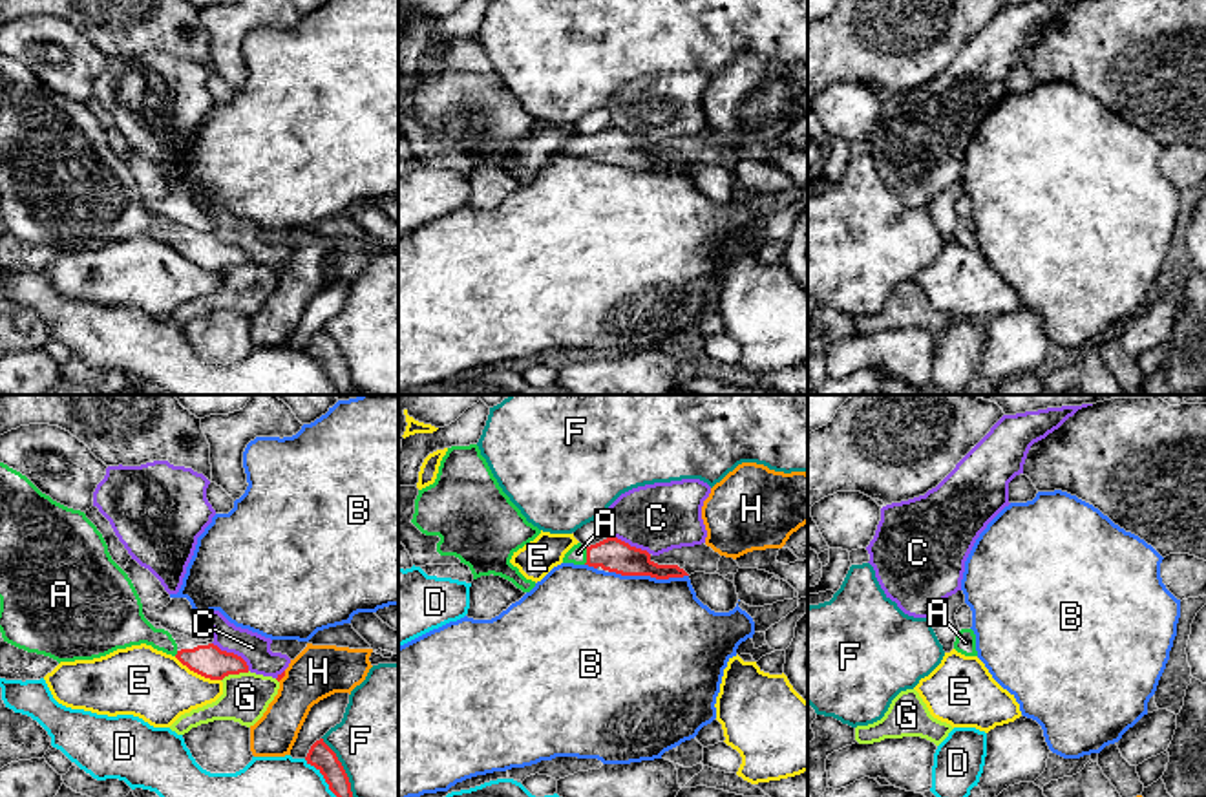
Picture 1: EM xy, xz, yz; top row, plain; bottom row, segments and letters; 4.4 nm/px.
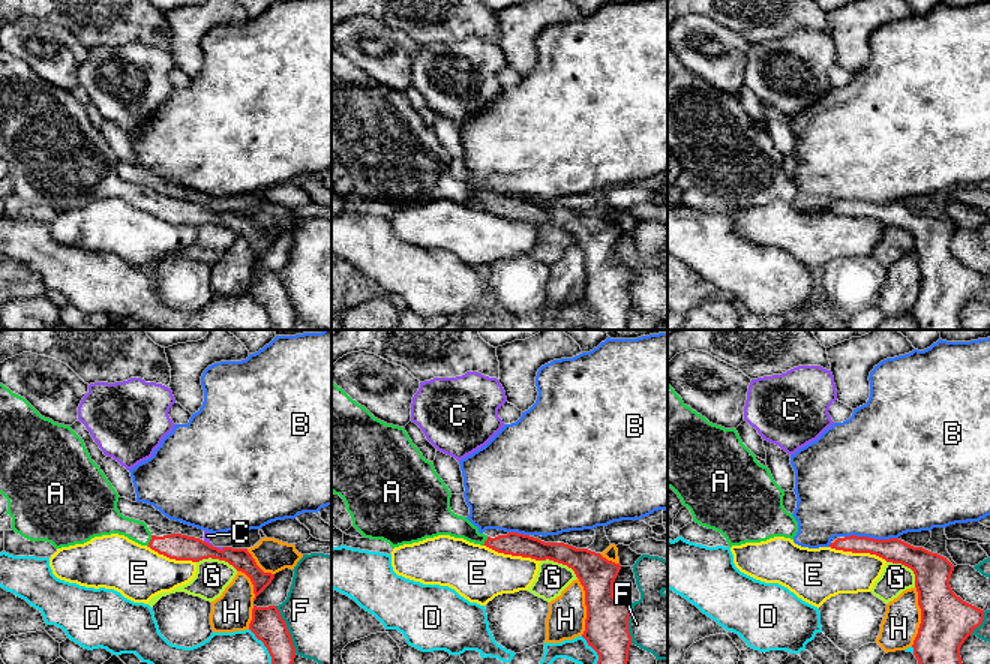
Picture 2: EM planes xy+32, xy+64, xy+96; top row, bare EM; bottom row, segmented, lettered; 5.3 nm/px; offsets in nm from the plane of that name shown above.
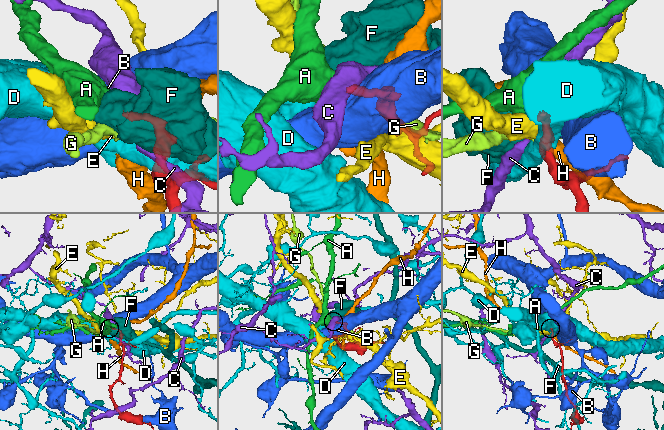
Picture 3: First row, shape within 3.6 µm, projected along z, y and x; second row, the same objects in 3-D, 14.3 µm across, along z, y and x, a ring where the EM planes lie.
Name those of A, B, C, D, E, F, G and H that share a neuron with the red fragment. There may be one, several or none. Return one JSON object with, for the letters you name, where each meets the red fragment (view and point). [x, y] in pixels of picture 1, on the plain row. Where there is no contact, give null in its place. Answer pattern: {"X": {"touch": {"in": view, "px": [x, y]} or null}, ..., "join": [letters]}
{"A": {"touch": {"in": "xz", "px": [587, 147]}}, "join": ["A"]}

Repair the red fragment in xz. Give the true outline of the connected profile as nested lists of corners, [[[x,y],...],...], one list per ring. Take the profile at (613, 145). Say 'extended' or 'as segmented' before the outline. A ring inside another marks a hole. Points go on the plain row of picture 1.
extended; [[[610,126],[596,135],[574,135],[563,148],[563,154],[601,157],[603,161],[621,166],[651,166],[656,170],[689,166],[678,155],[658,155],[647,141],[630,137],[629,133]]]

